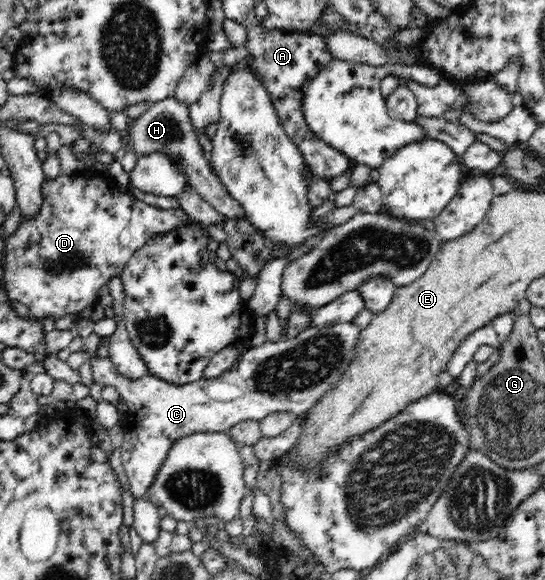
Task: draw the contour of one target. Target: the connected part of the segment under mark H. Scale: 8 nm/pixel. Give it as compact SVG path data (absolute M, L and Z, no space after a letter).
M174 97L152 102L137 118L130 118L128 127L130 129L130 139L126 140L120 136L120 131L110 128L107 132L102 132L88 124L78 122L81 129L80 138L93 143L98 149L103 149L106 153L115 155L117 151L134 151L137 157L142 155L150 155L154 151L164 151L167 155L171 155L179 168L185 173L189 186L194 189L204 201L215 207L215 210L226 218L244 218L247 215L244 213L244 208L237 200L232 199L228 194L227 187L222 185L222 182L215 176L211 170L208 159L204 154L202 145L198 142L198 133L196 127L190 122L190 114L188 111L189 105L186 105Z

